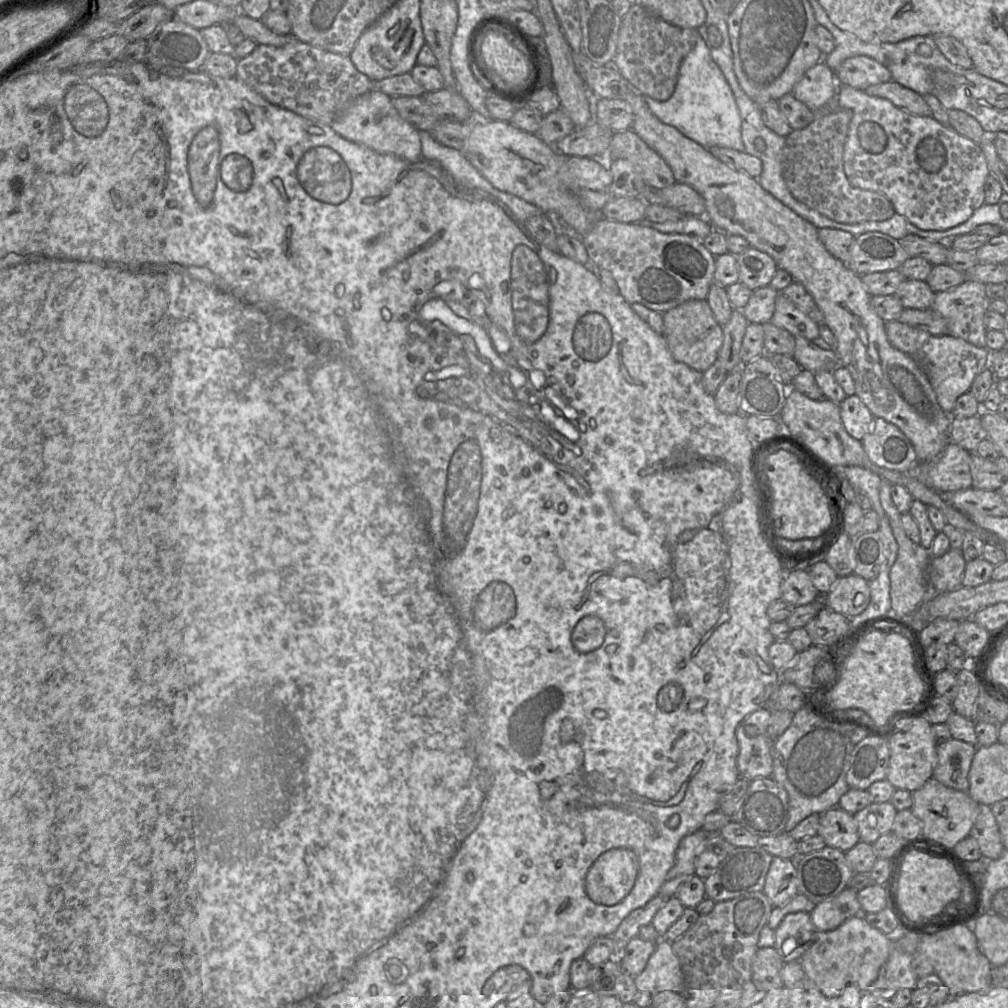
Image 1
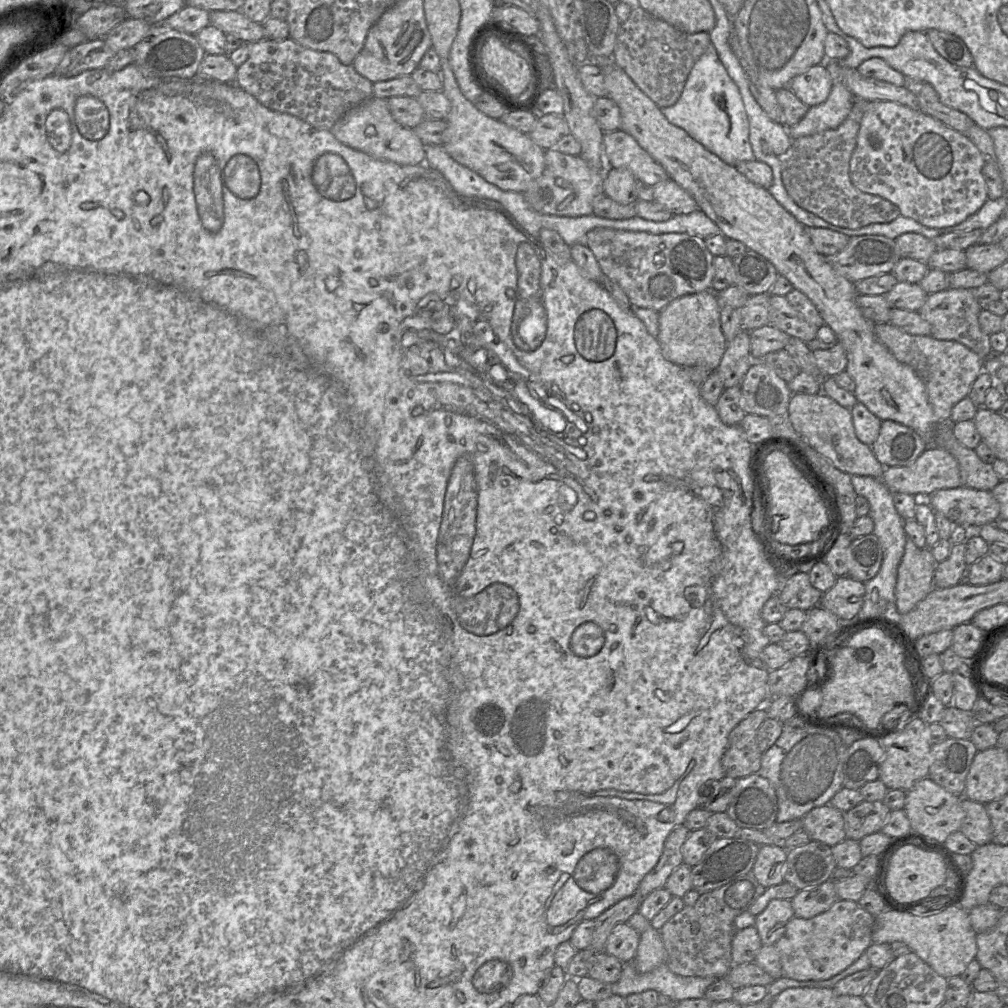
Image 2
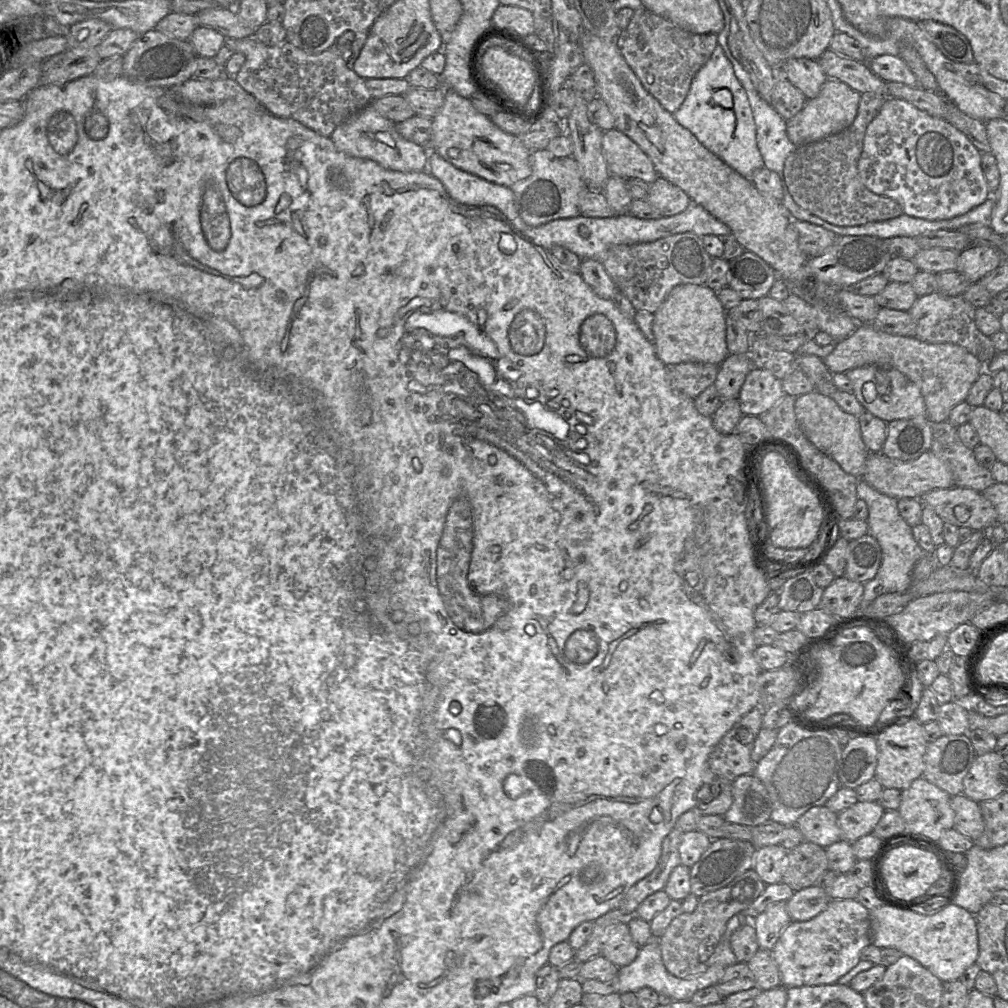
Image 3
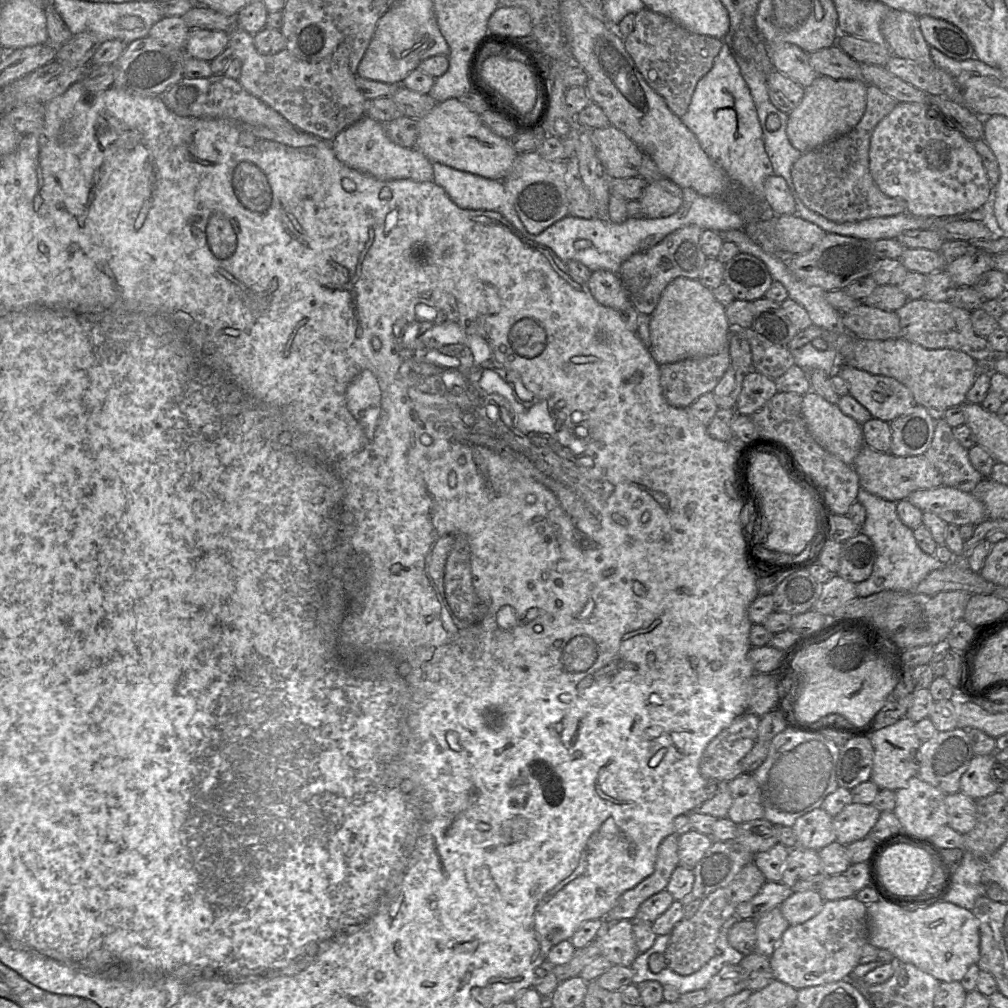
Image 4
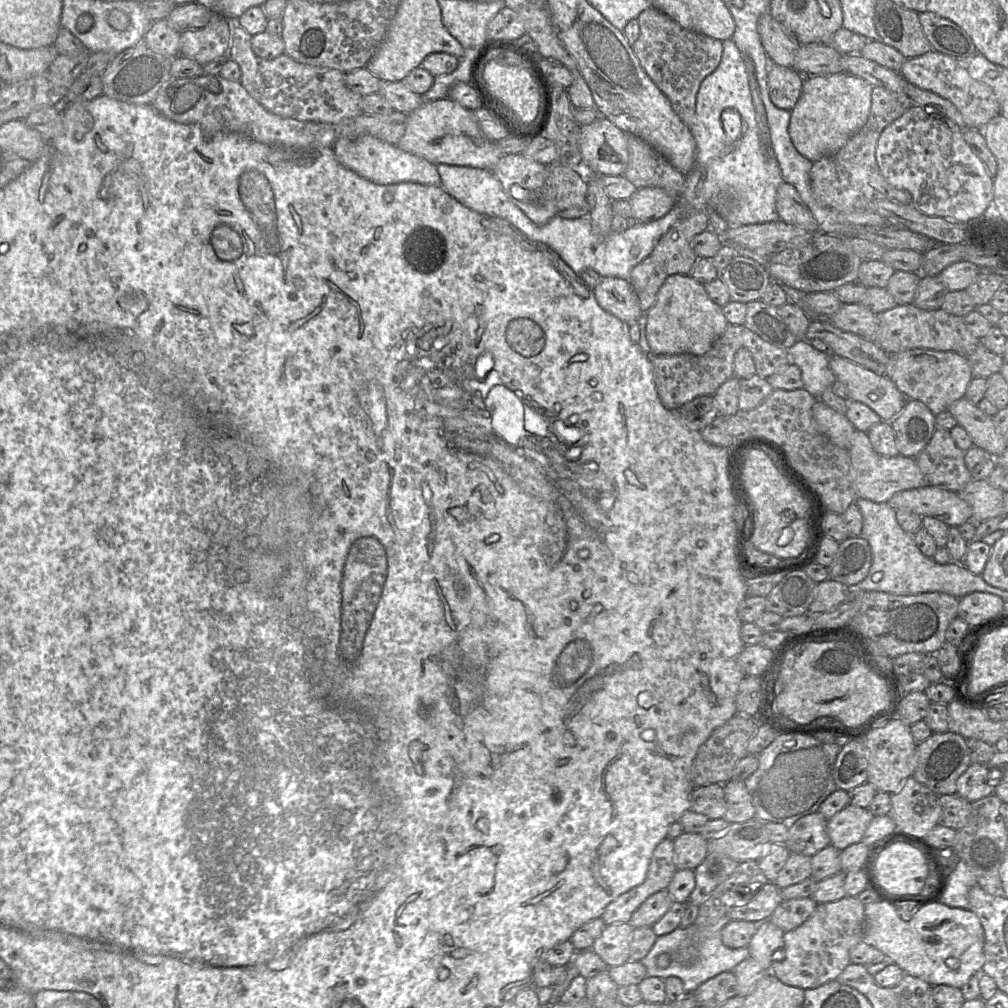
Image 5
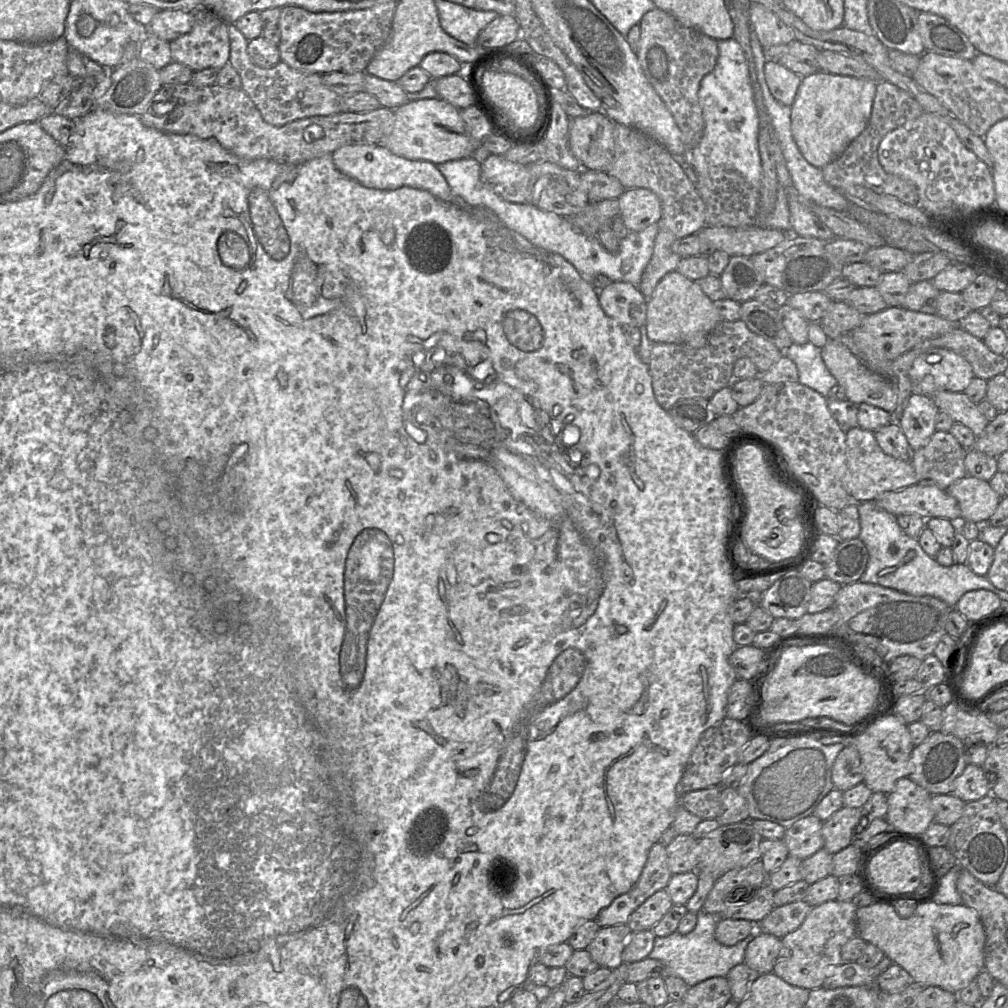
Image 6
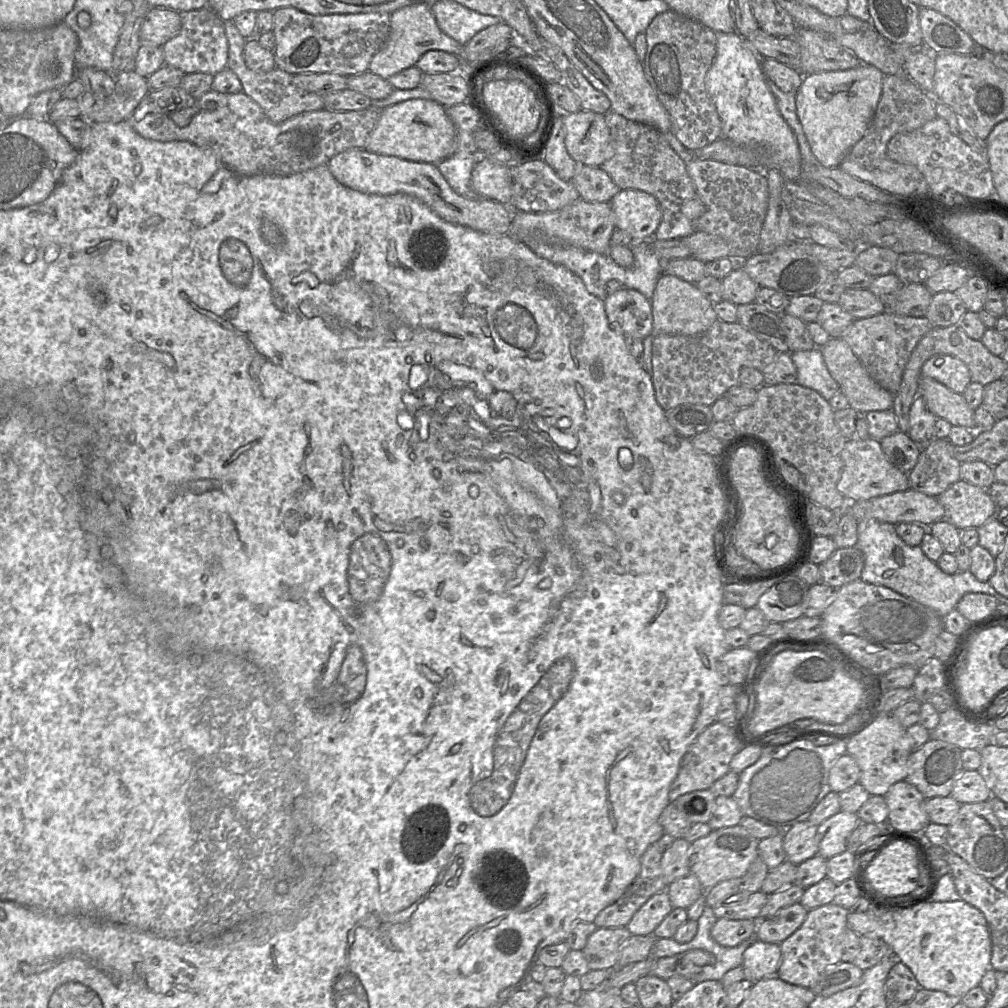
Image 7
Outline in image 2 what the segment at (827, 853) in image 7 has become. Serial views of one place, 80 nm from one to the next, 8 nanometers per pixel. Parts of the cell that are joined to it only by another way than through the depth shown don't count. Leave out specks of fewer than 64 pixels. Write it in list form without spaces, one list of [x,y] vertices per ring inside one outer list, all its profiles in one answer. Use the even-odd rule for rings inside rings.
[[[863,801],[844,812],[846,839],[860,841],[870,834],[881,832],[890,811],[882,801]]]

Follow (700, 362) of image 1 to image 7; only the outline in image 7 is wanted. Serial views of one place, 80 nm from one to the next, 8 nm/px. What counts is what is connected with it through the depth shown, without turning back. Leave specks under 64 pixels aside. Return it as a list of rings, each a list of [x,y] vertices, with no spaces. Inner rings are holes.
[[[663,273],[659,278],[651,299],[653,336],[655,335],[698,335],[710,328],[718,319],[713,303],[699,288],[674,275]]]

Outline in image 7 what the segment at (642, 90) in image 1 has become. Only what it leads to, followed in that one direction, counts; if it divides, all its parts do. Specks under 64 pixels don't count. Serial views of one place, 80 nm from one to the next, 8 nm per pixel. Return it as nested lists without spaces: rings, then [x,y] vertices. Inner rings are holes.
[[[671,9],[658,14],[645,30],[646,53],[642,60],[644,75],[671,119],[671,132],[689,153],[720,138],[721,119],[705,88],[705,76],[716,55],[716,34],[702,23]]]

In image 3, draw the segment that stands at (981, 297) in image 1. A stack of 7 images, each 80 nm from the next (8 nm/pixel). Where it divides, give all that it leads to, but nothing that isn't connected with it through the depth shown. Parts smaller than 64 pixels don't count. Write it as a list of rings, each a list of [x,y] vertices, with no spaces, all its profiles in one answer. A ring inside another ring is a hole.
[[[934,292],[918,297],[908,313],[916,325],[917,339],[932,344],[950,343],[963,347],[984,364],[984,370],[985,364],[998,353],[991,338],[984,335],[976,326],[976,308],[961,295],[945,296],[940,292]]]

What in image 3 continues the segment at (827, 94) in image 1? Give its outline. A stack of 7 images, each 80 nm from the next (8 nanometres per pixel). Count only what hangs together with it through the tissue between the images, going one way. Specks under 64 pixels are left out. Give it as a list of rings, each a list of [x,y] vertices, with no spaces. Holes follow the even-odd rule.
[[[808,58],[788,60],[782,66],[779,75],[789,80],[808,100],[818,96],[828,79],[819,63]]]

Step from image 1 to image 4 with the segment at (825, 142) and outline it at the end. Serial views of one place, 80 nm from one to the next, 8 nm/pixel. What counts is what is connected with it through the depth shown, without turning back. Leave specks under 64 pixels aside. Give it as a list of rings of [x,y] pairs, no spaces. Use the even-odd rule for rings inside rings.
[[[873,85],[867,87],[866,100],[863,117],[850,132],[802,154],[791,169],[793,185],[801,202],[808,209],[836,223],[852,223],[907,212],[906,202],[902,198],[884,194],[869,169],[871,135],[878,123],[899,102]]]

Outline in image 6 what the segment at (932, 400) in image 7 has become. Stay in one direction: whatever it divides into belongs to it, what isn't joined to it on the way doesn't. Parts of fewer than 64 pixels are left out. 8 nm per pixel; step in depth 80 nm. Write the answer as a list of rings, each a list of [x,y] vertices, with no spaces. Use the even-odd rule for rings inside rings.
[[[939,391],[930,396],[940,412],[945,412],[954,420],[968,427],[979,436],[990,422],[980,411],[978,404],[973,403],[962,393]]]

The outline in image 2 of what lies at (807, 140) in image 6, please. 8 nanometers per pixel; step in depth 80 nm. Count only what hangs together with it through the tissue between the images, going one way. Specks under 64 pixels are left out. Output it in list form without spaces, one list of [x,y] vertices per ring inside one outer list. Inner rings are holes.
[[[835,81],[825,102],[810,107],[799,123],[788,127],[792,139],[837,128],[850,114],[856,98],[841,81]]]

